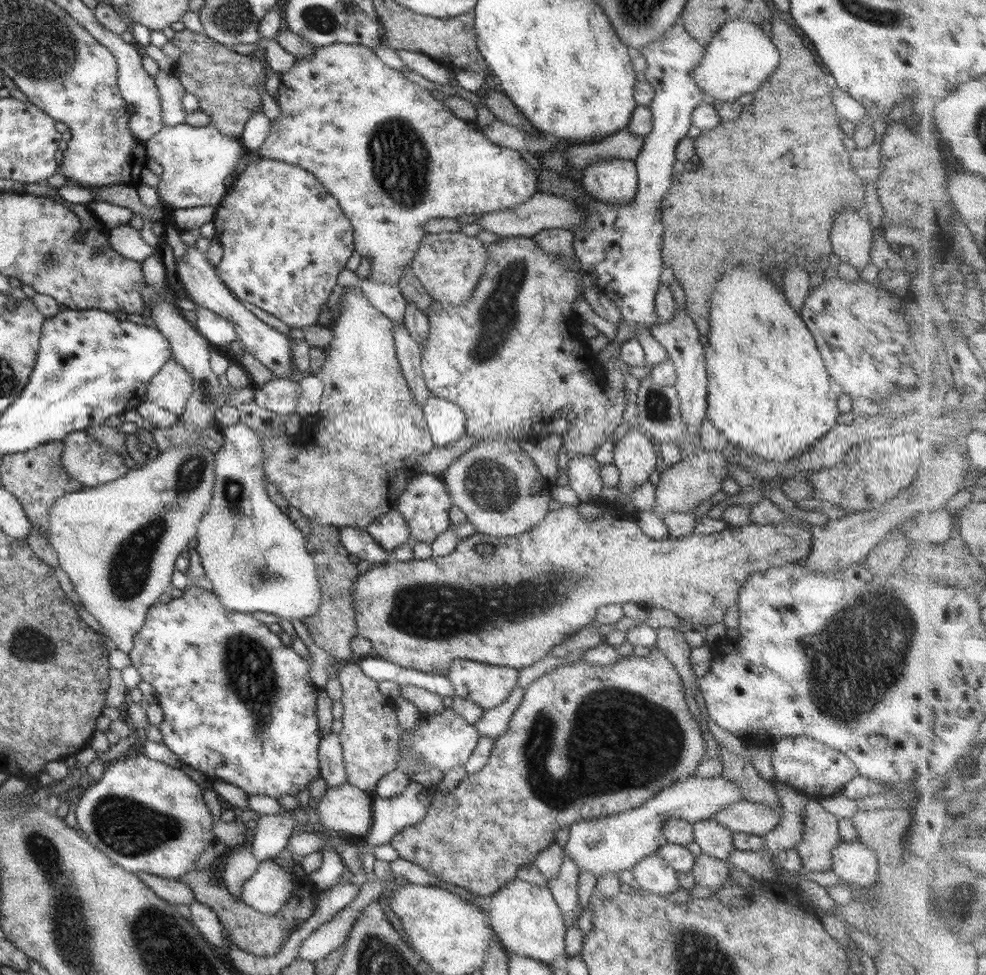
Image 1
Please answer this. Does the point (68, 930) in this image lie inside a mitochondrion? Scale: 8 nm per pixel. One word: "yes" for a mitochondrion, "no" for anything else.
yes

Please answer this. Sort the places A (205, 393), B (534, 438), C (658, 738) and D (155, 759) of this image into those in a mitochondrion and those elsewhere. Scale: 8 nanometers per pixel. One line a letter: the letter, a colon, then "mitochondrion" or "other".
A: mitochondrion
B: other
C: mitochondrion
D: other

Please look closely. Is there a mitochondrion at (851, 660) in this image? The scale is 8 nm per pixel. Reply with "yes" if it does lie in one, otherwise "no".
yes

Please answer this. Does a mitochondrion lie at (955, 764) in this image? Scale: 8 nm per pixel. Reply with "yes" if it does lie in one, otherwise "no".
no

